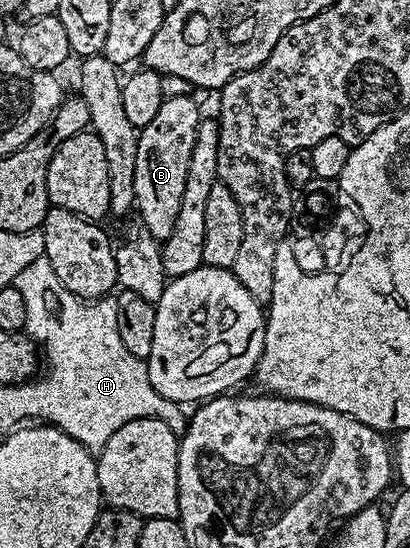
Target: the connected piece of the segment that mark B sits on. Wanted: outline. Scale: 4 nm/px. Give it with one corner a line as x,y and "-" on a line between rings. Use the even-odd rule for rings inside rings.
169,94
158,109
154,121
139,132
138,153
134,161
134,211
139,222
150,229
157,241
163,241
174,233
174,221
178,221
178,209
182,209
182,193
190,181
188,166
196,151
196,130
200,127
200,111
188,95

